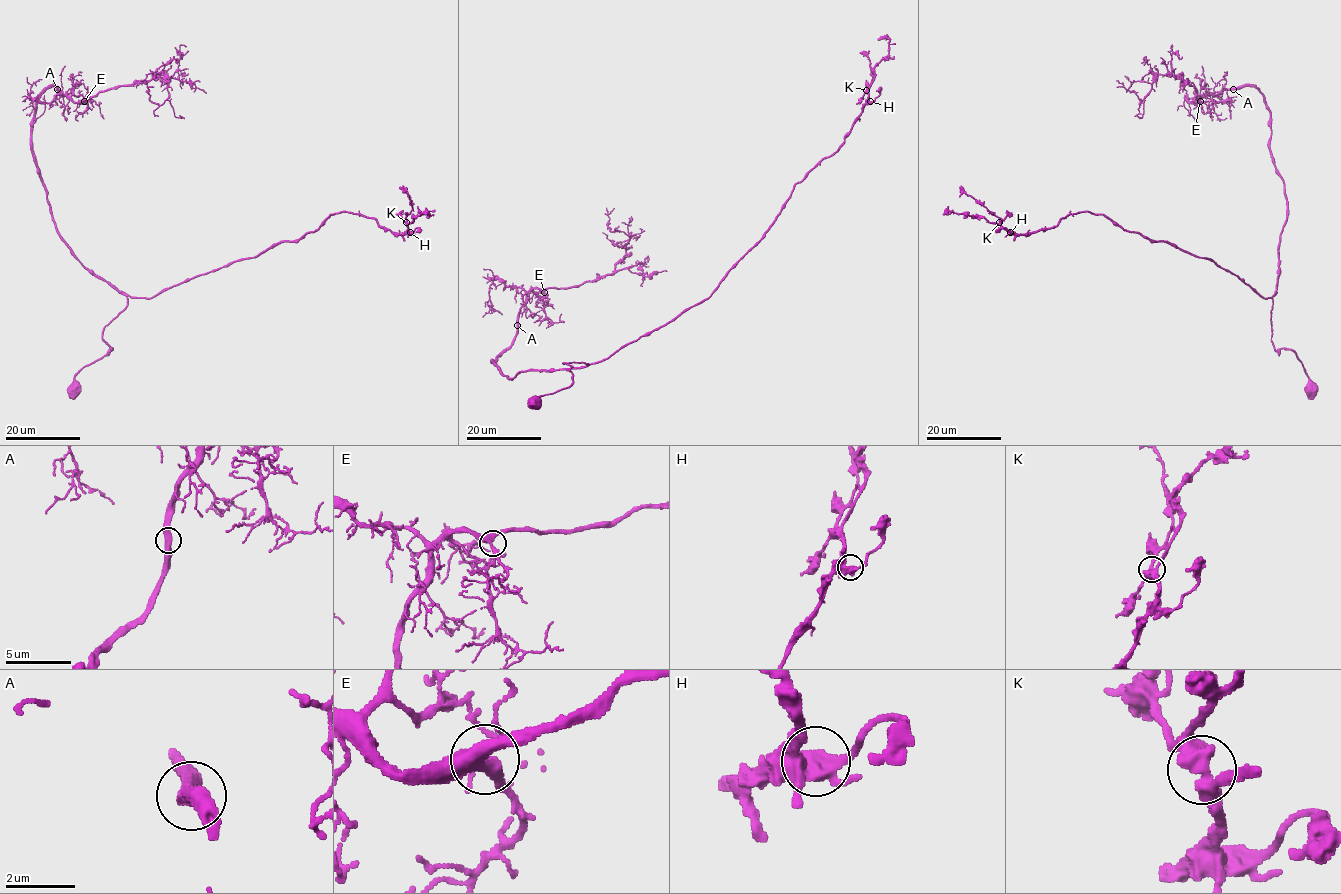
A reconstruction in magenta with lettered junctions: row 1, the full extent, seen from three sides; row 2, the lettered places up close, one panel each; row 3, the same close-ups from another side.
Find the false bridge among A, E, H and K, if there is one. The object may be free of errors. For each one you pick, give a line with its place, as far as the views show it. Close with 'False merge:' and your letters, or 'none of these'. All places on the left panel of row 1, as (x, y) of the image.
False merge: none of these

